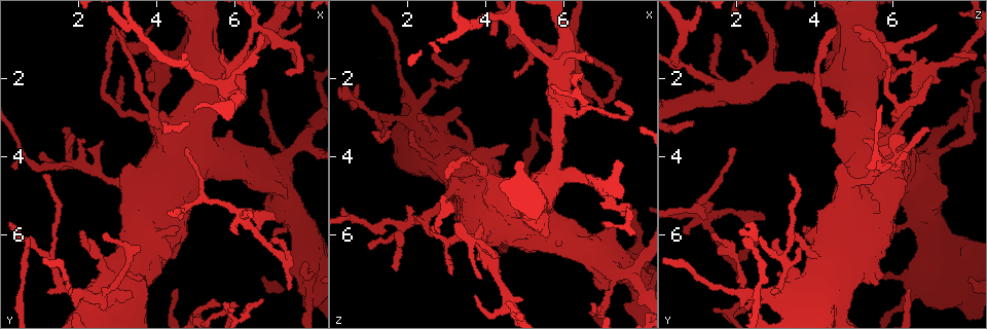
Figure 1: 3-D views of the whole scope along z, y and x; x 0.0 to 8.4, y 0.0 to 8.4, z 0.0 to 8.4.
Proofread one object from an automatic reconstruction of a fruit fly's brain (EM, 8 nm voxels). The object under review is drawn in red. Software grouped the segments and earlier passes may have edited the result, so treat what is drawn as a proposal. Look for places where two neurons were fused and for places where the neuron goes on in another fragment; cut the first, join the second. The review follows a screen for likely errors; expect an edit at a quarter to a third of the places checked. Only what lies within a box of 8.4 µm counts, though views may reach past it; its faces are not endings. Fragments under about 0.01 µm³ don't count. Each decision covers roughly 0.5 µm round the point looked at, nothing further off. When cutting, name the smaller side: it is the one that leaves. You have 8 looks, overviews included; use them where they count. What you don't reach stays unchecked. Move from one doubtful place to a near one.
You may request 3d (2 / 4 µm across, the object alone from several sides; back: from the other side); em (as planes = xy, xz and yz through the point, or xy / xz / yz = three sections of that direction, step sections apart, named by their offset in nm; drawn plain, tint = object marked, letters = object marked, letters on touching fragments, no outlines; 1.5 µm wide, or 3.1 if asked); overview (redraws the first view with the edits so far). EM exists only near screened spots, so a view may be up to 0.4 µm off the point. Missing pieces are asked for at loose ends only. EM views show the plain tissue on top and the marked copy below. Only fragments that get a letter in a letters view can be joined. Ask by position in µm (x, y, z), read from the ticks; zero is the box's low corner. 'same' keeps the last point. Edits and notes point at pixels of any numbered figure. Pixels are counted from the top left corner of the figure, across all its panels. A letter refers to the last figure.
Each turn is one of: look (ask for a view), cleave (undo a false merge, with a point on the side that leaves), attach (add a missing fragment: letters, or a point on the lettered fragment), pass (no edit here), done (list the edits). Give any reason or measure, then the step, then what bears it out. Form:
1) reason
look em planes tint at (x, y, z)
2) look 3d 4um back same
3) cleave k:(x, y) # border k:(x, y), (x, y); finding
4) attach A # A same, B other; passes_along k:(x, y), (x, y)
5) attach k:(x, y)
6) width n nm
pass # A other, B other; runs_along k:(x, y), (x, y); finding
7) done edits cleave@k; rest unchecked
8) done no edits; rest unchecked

thick end
look em xy step 8 tint at (5.85, 3.35, 6.25)

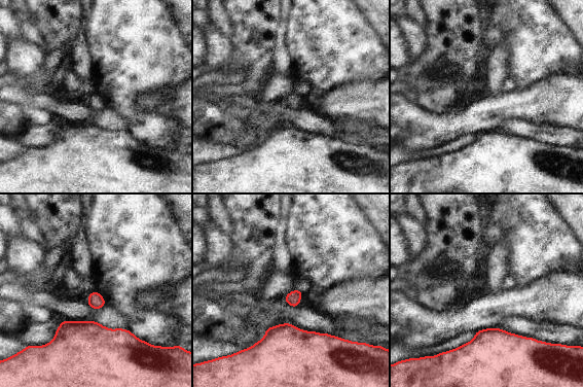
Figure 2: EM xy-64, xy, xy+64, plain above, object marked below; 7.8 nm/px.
cut it another way
look em yz step 4 letters same

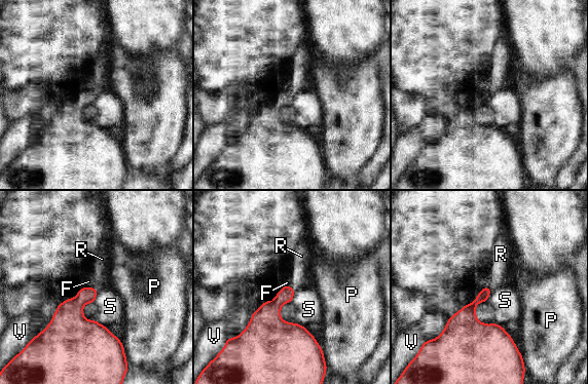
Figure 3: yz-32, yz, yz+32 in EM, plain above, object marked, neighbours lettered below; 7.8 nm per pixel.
attach R # F other, P other, R same, S other, V other; passes_along 3:(269, 311), (291, 288), (300, 268); it goes on there

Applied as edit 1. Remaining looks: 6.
branch stops here
look 3d 4um at (3.25, 7.10, 3.05)

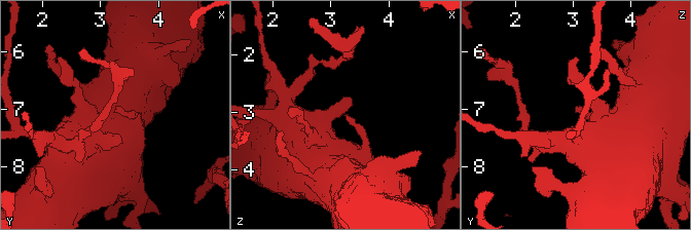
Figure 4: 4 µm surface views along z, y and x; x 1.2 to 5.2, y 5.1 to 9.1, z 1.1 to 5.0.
need the tissue
look em planes letters at (3.20, 7.05, 3.05)

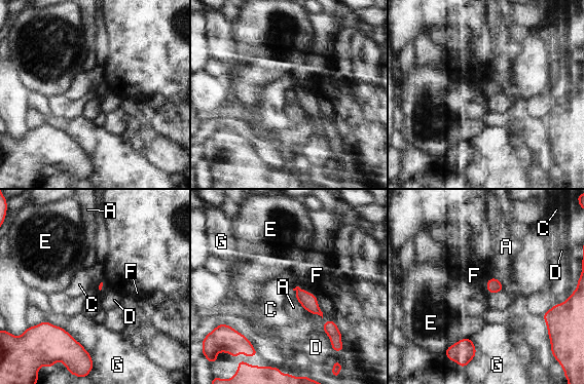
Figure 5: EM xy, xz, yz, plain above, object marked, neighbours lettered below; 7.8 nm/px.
pass # A other, C other, D other, E other, F other, G other; border 5:(293, 288), (312, 293), (322, 312); none of them fits

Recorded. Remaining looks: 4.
an open end
look em xz step 8 letters at (7.75, 0.60, 5.30)

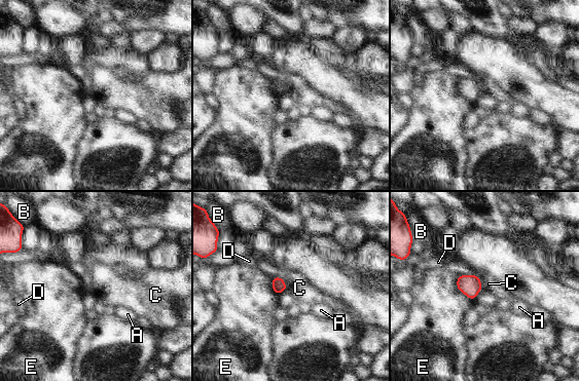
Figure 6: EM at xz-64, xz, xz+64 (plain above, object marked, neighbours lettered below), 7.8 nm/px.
cut it another way
look em planes letters same

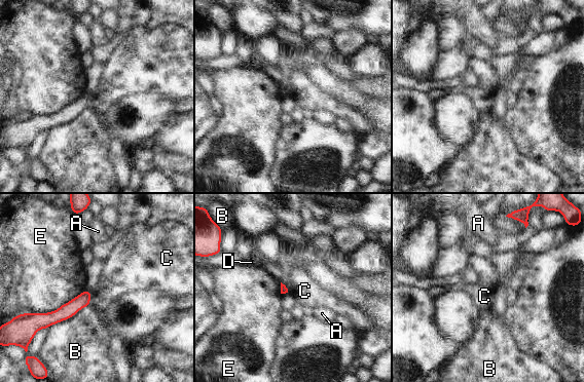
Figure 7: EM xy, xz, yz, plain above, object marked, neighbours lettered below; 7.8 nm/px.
pass # A other, B other, C other, D other, E other; border 7:(92, 293), (88, 304); none of them fits

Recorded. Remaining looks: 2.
done edits attach@3; rest unchecked

